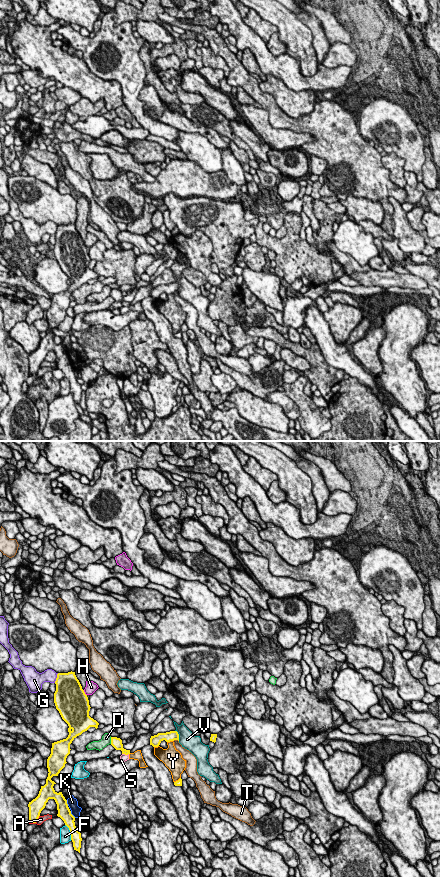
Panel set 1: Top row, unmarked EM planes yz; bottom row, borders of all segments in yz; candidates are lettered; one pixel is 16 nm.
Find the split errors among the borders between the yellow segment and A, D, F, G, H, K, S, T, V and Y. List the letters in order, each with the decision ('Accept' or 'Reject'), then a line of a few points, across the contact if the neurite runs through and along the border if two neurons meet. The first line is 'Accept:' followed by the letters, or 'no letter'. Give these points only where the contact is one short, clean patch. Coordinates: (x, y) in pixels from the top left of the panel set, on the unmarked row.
Accept: no letter
A: Reject. Line: yz (39, 367), (35, 374), (29, 375)
D: Reject. Line: yz (110, 289), (111, 295)
F: Reject
G: Reject
H: Reject
K: Reject. Line: yz (70, 363), (75, 369)
S: Reject. Line: yz (122, 305), (128, 306)
T: Reject. Line: yz (178, 292), (173, 293)
V: Reject
Y: Reject

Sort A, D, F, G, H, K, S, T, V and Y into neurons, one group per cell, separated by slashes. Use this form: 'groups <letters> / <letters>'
groups A / D / F S Y / G / H / K / T / V

